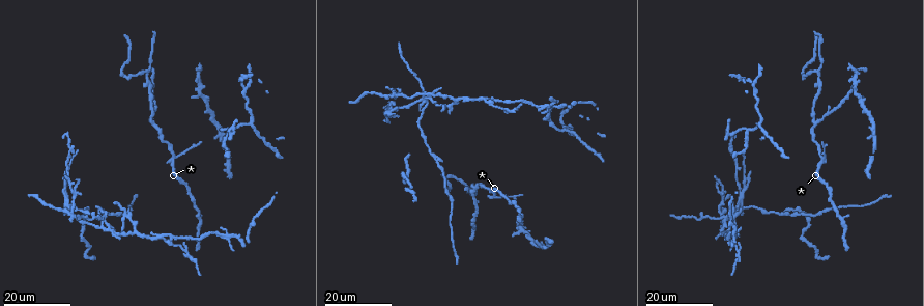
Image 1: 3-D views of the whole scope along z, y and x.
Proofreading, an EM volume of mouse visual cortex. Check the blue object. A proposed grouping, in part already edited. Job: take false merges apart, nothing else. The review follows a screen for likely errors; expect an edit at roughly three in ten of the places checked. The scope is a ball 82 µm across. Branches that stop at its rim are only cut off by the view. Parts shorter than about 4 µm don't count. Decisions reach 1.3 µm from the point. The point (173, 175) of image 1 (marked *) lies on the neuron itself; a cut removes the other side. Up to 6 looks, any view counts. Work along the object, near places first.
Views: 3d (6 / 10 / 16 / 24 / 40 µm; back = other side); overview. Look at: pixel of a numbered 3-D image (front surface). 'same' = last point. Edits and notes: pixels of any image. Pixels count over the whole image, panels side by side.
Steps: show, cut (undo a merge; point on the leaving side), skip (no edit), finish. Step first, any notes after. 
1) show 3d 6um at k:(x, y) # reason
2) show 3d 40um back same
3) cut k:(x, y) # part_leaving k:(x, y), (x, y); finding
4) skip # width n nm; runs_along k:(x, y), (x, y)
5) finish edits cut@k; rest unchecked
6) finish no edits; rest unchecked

show 3d 16um at 1:(842, 218) # three arms meet

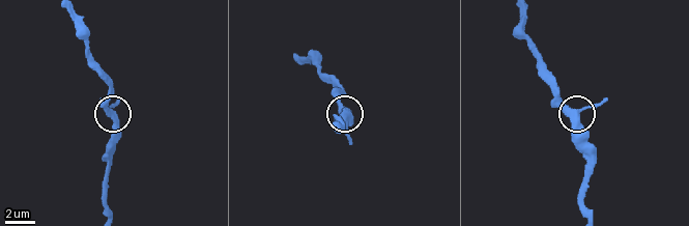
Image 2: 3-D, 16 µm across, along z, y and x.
show 3d 6um at 2:(578, 113)

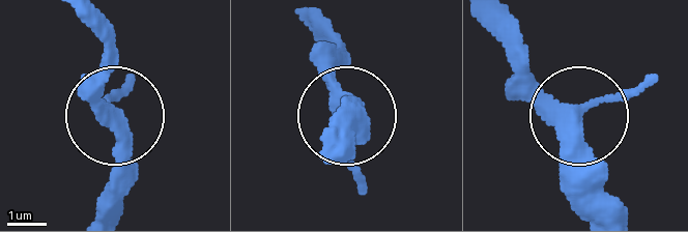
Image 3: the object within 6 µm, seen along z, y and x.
show 3d 6um back at 3:(576, 118)

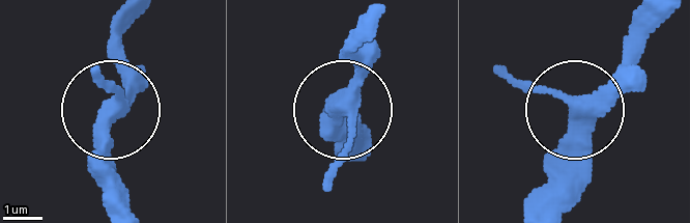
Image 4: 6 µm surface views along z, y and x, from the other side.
skip # width 350 nm; all the same neuron

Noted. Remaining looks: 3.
show 3d 24um at 1:(123, 216) # a fork

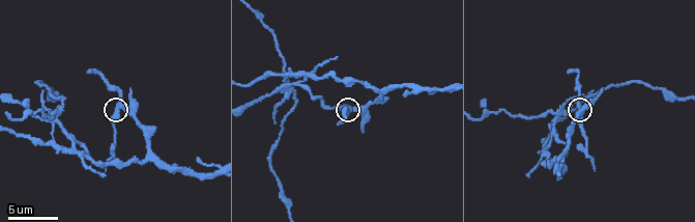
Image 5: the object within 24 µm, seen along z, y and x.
show 3d 6um at 5:(116, 110) # zoom in

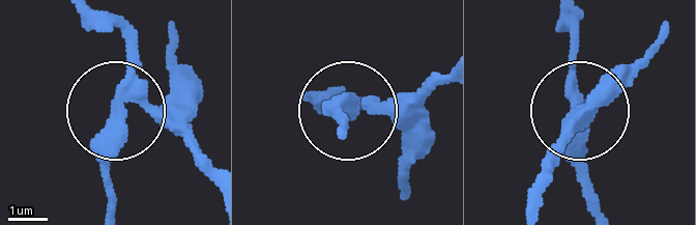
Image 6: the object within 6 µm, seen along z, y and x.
cut 6:(334, 113) # part_leaving 6:(124, 96), (105, 202); two neurons meet here

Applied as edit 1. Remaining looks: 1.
finish edits cut@6; rest unchecked

